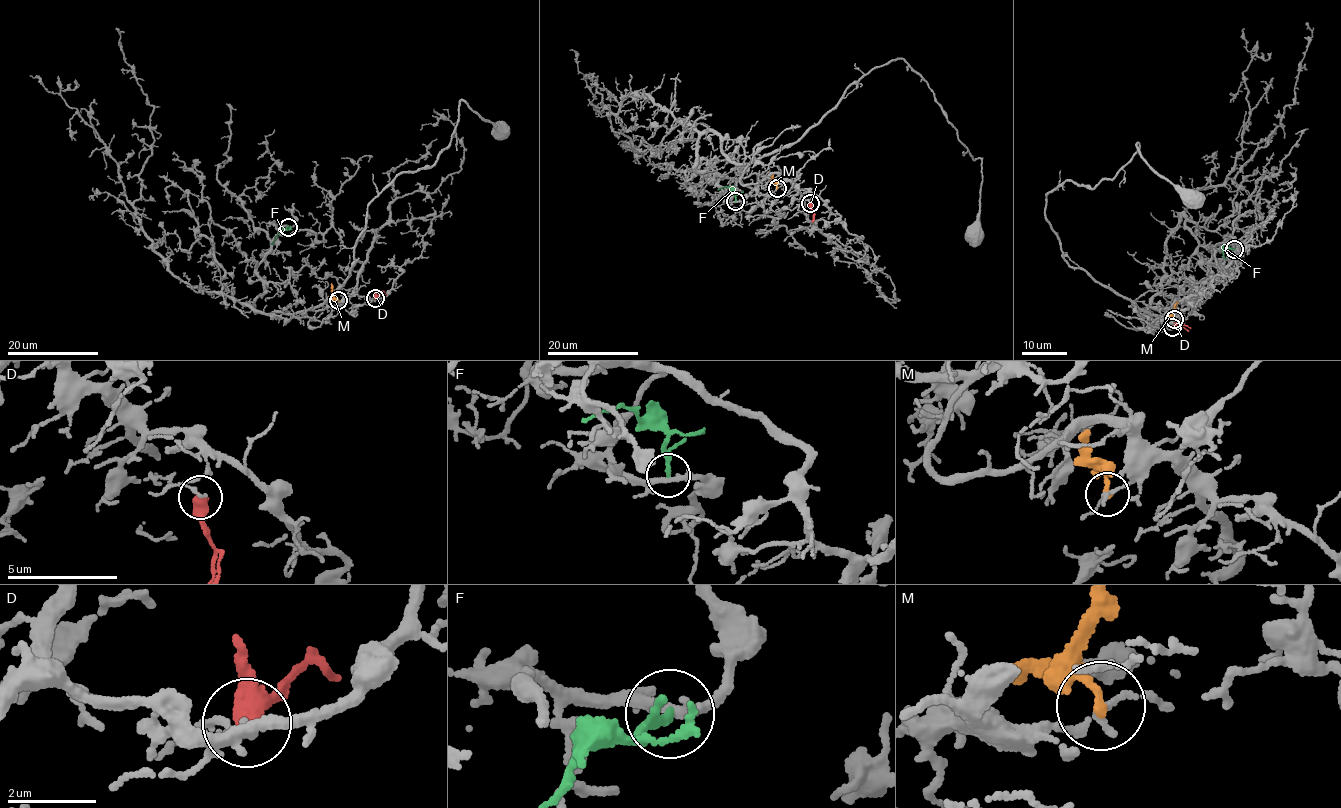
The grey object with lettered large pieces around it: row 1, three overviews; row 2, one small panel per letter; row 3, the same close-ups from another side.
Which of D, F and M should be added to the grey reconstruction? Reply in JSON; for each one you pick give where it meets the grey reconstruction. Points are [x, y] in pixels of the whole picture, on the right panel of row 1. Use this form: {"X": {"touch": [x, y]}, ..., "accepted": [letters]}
{"accepted": []}

